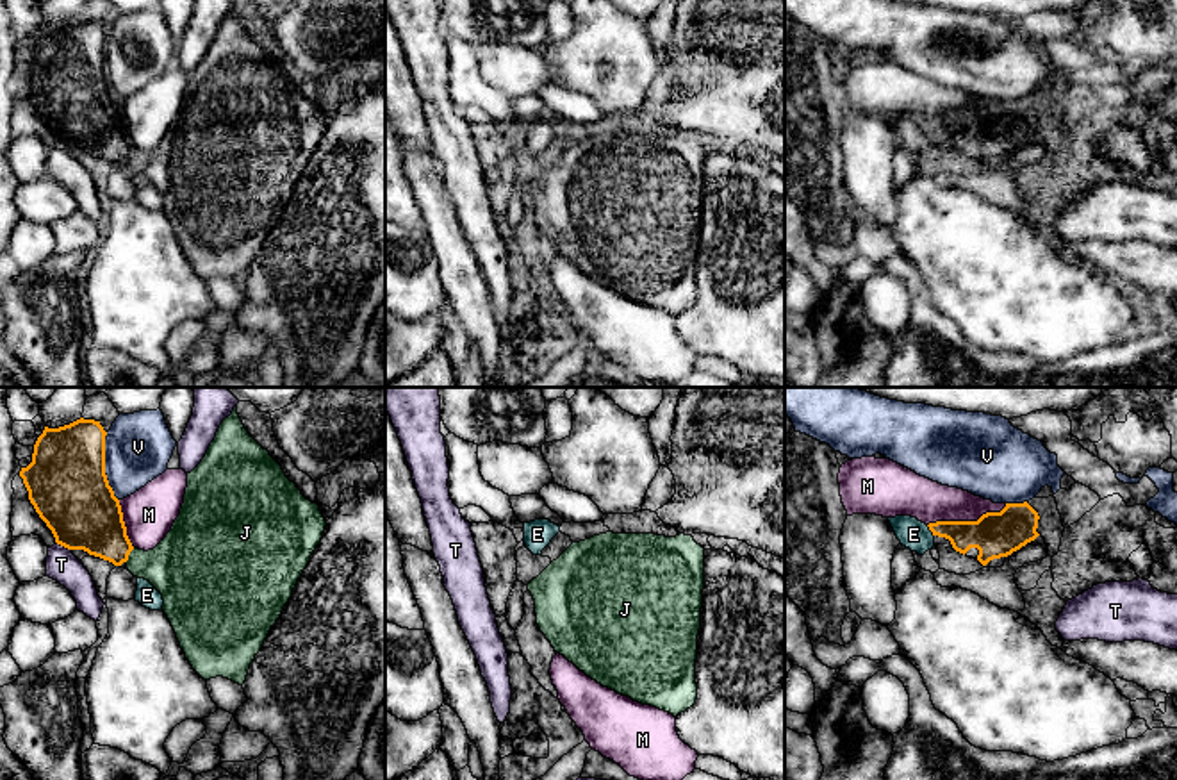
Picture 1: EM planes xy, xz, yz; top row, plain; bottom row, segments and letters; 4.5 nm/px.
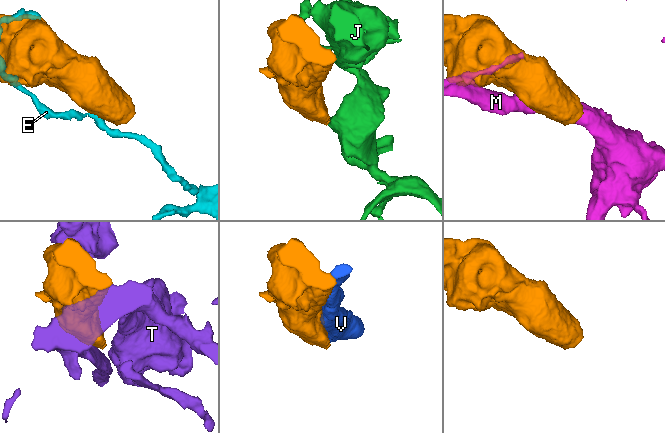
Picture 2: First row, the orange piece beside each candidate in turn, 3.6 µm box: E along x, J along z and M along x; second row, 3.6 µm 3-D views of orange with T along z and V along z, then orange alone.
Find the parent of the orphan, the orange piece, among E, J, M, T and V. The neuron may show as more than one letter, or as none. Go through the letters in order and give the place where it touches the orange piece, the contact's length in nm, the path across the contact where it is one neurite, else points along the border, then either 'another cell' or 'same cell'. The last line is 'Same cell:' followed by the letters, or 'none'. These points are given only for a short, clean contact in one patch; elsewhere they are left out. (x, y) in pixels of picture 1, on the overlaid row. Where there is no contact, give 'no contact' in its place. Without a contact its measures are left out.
E: yz (930, 529) | 70 nm | along yz (926, 525), (933, 536) | another cell
J: xy (129, 554) | 80 nm | across xy (88, 516), (129, 554), (141, 564), (182, 566) | same cell
M: yz (967, 522) | 380 nm | another cell
T: xy (63, 545) | 80 nm | another cell
V: xy (104, 466) | 320 nm | another cell
Same cell: J

